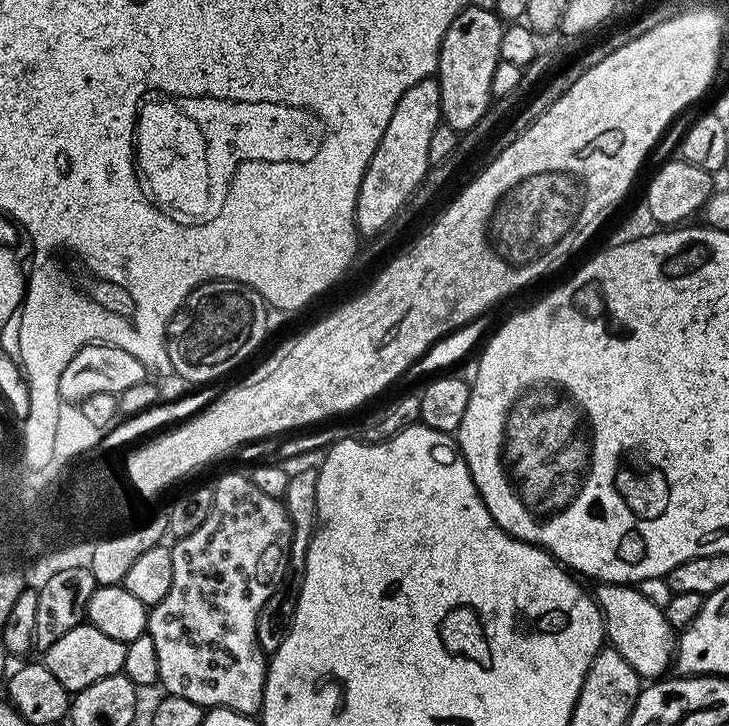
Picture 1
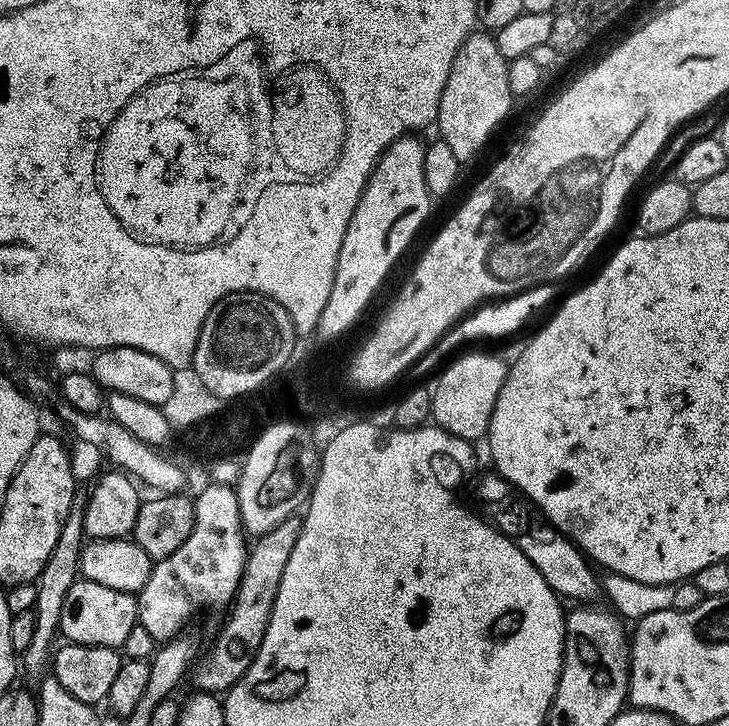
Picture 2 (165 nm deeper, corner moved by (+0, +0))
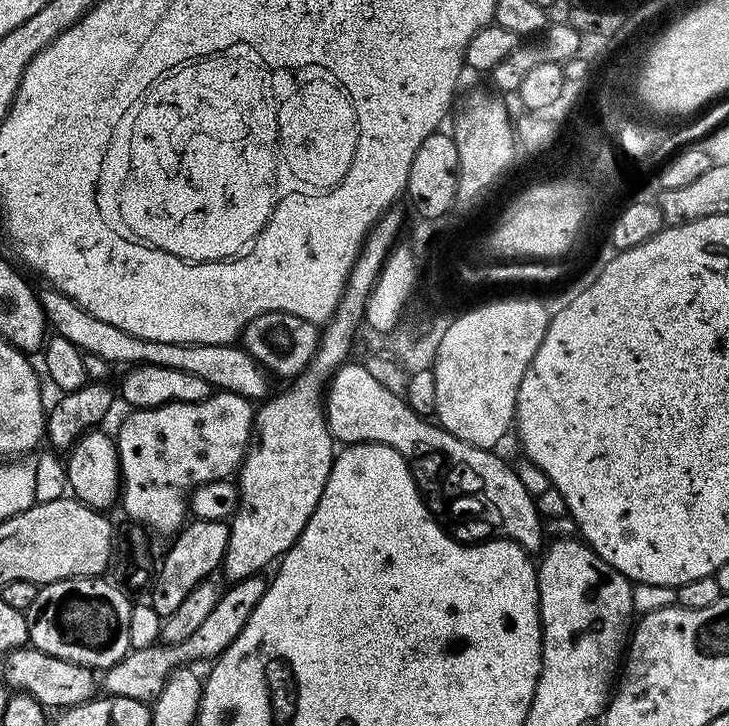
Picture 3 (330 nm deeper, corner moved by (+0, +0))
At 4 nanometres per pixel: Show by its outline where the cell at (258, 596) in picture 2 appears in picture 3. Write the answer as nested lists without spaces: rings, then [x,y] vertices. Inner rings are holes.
[[[263,575],[249,576],[235,586],[228,586],[220,596],[220,601],[208,612],[208,617],[185,638],[181,644],[172,644],[163,648],[163,643],[157,642],[152,648],[133,648],[114,666],[103,669],[102,688],[107,695],[134,698],[145,702],[154,702],[164,688],[164,682],[176,668],[196,666],[199,660],[215,661],[242,634],[250,614],[258,606],[268,589],[269,581],[263,580]]]

